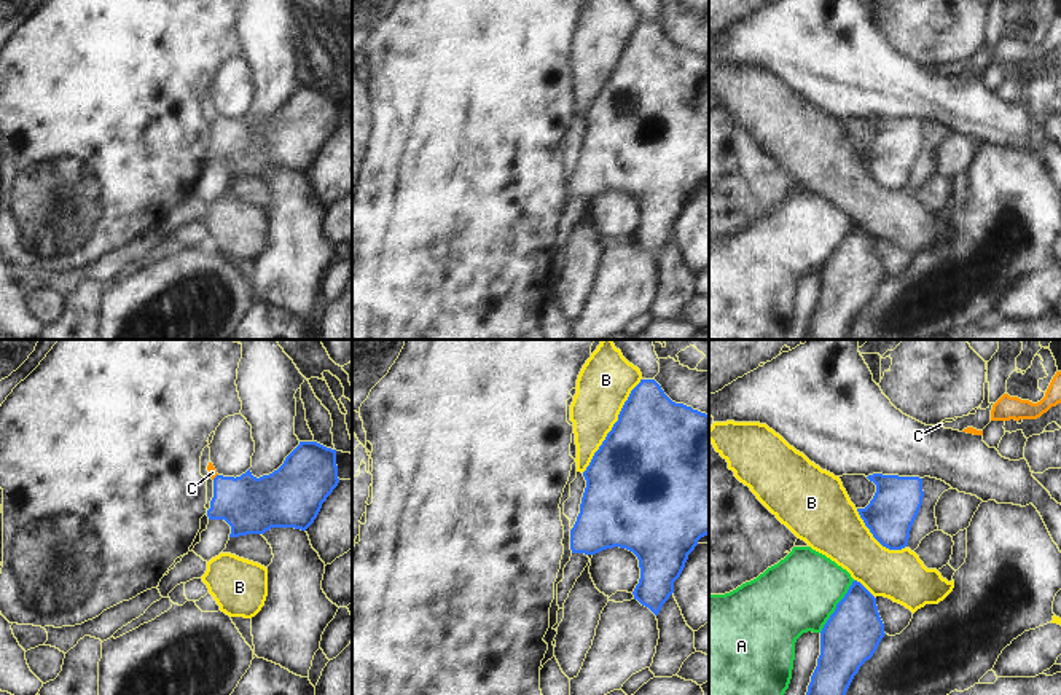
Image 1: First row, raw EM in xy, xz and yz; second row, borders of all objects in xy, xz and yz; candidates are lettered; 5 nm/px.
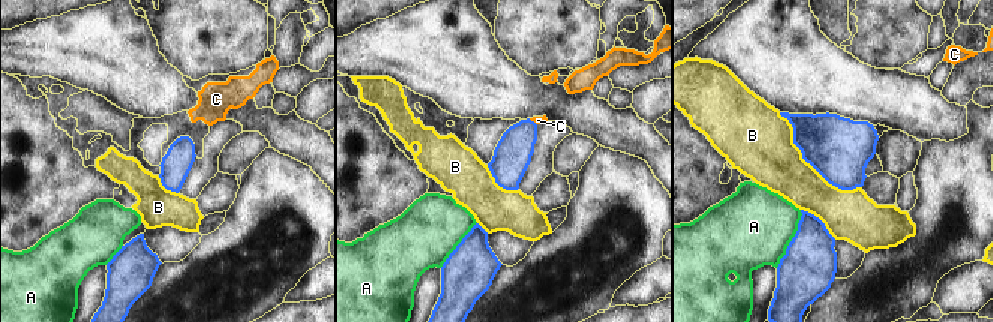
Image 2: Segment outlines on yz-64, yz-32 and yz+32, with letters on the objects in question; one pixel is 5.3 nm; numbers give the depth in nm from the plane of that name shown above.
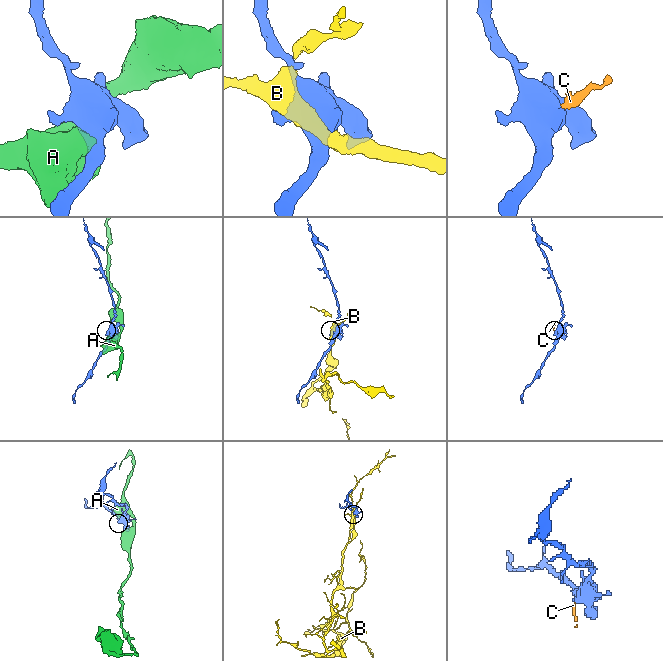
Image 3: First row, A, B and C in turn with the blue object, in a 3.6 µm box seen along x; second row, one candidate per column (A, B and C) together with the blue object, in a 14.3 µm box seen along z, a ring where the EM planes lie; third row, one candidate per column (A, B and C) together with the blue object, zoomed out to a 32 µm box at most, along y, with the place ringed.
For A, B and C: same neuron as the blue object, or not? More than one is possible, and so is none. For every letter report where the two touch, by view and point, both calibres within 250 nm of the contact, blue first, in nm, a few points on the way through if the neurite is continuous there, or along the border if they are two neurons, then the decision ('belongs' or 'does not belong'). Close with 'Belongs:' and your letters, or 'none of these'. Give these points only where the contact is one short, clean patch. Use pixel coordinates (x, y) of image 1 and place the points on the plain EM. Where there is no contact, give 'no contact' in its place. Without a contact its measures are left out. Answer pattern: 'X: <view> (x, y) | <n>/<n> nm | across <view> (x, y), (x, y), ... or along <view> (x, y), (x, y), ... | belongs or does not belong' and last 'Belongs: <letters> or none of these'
A: yz (837, 249) | 280/380 nm | does not belong
B: xz (614, 69) | 500/280 nm | does not belong
C: xy (215, 120) | 280/50 nm | across xy (250, 149), (239, 144), (215, 120), (212, 115) | belongs
Belongs: C

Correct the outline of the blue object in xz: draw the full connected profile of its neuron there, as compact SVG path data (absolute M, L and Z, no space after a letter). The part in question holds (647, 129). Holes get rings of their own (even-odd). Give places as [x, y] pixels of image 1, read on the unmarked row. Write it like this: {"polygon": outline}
{"polygon": "M640 22L624 45L618 64L583 115L586 131L570 172L572 196L596 198L620 190L639 202L640 222L632 238L655 258L674 236L688 198L709 177L709 57L672 45L655 22Z"}

